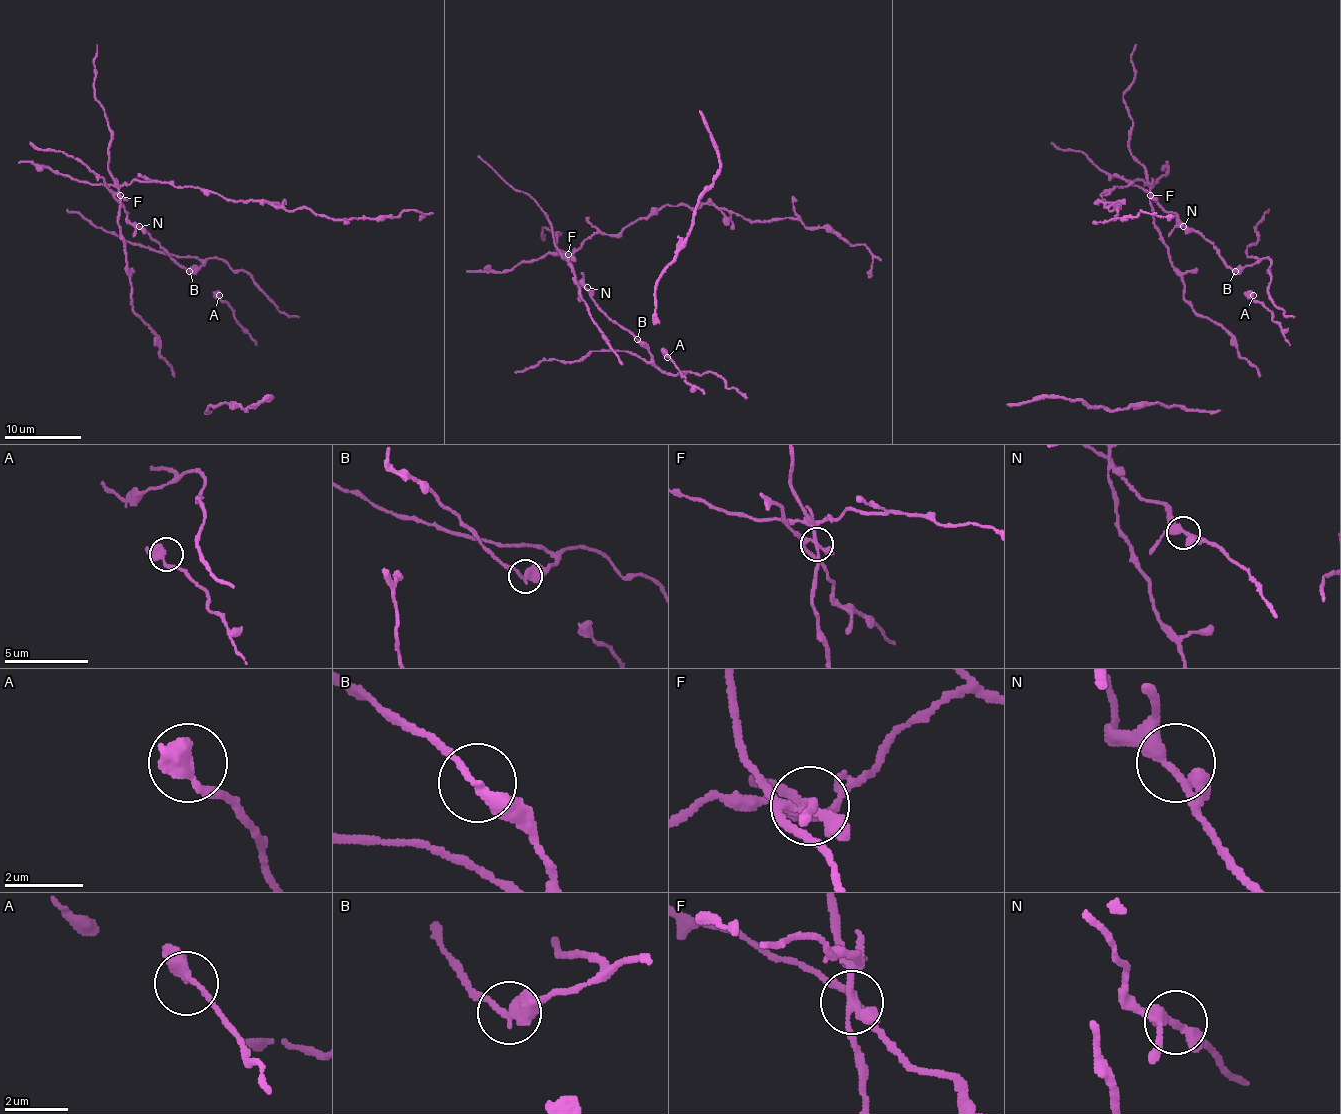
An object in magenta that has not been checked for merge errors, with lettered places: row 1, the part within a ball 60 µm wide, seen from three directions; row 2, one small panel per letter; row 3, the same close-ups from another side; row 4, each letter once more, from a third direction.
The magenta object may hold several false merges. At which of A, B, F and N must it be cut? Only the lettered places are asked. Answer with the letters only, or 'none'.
B, F

